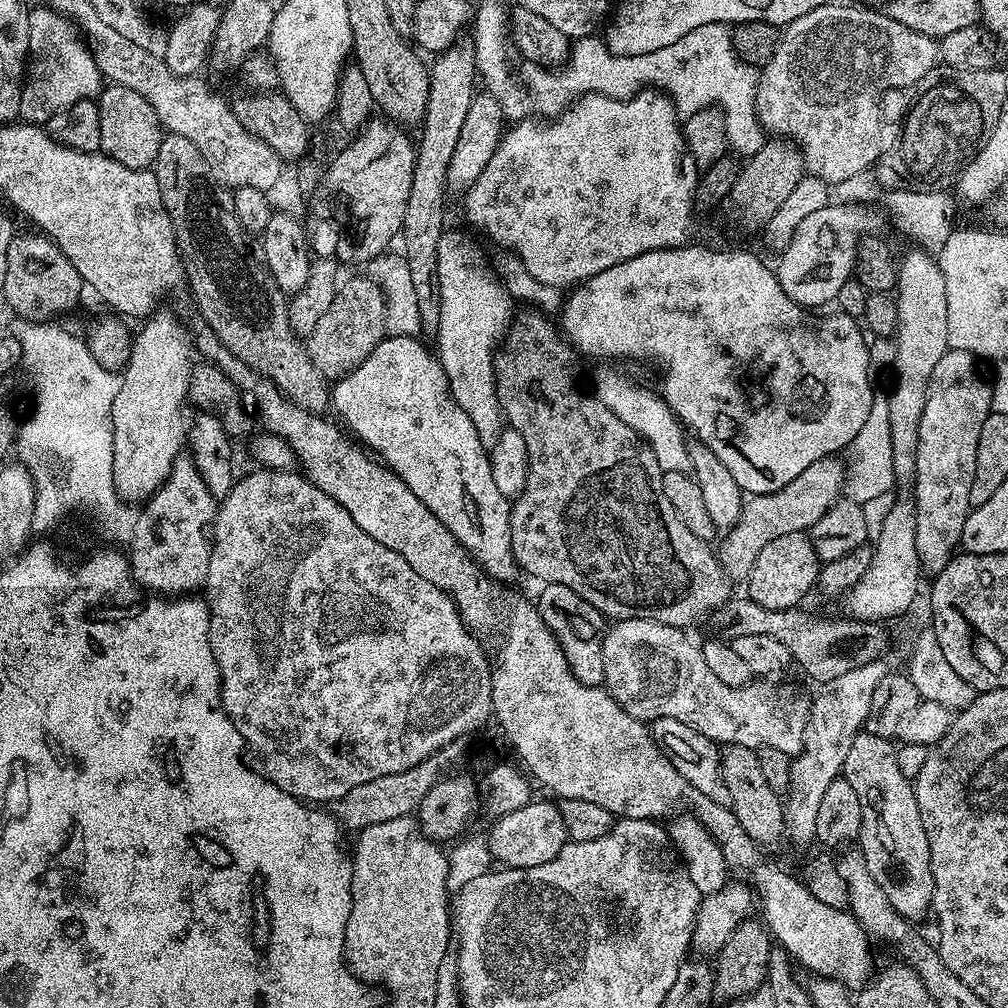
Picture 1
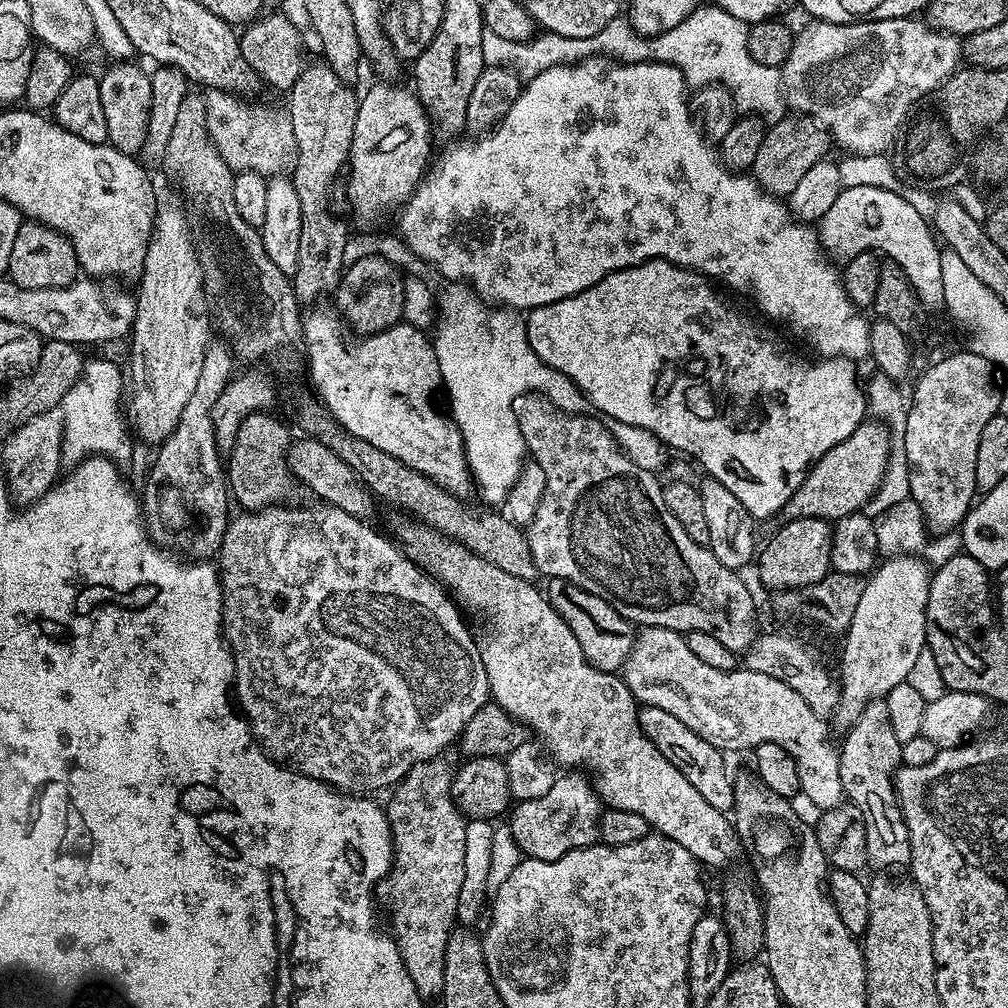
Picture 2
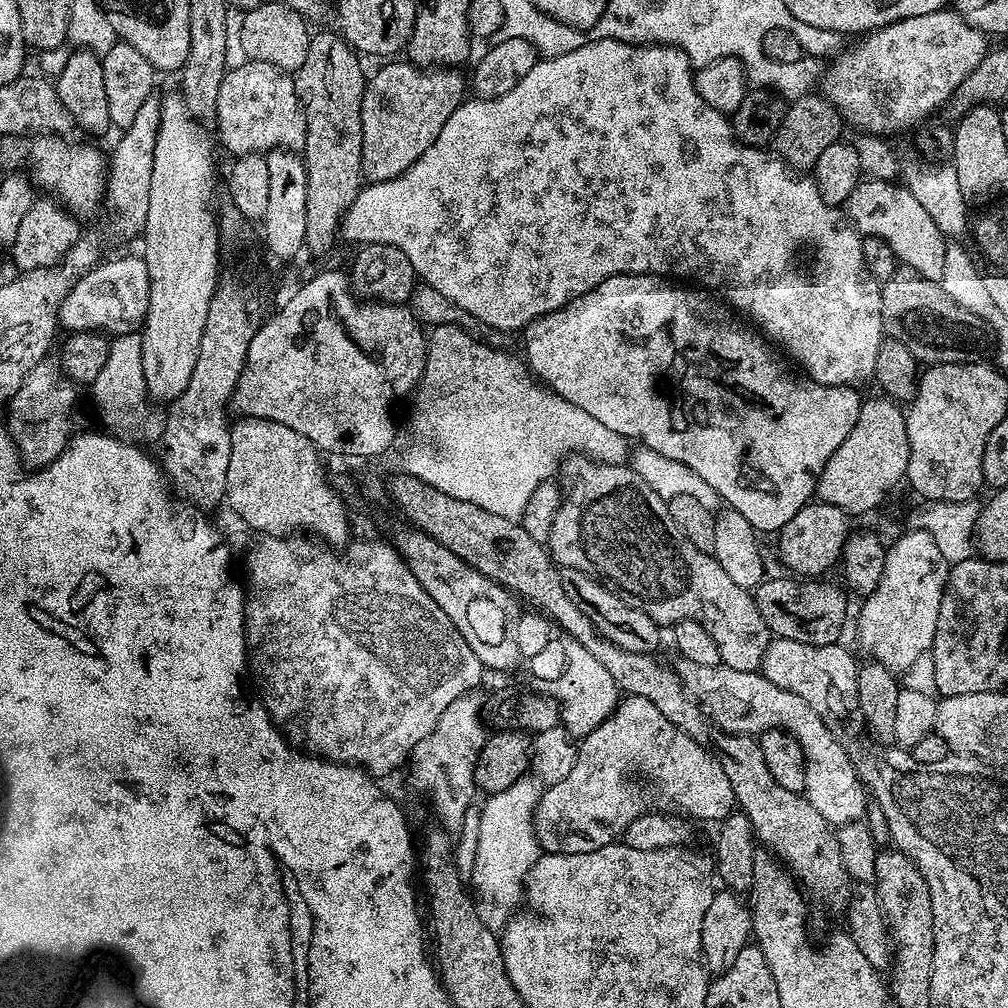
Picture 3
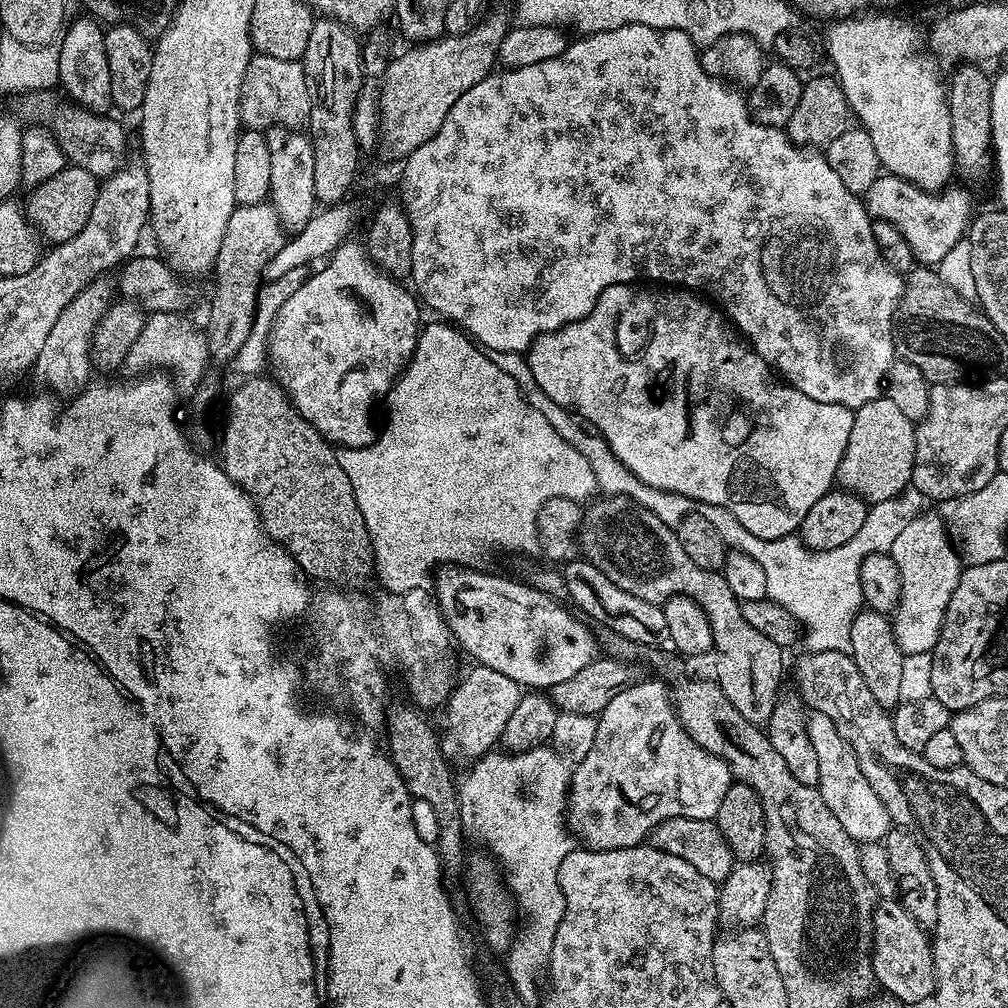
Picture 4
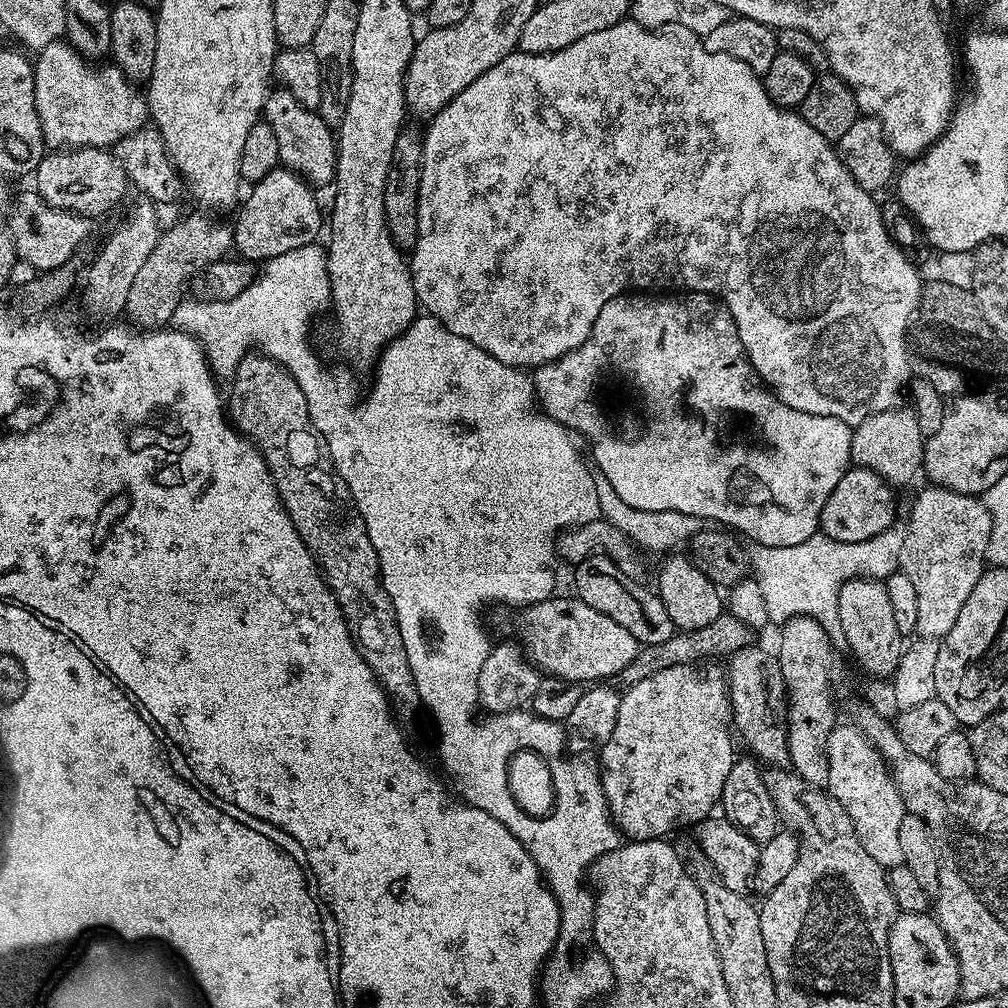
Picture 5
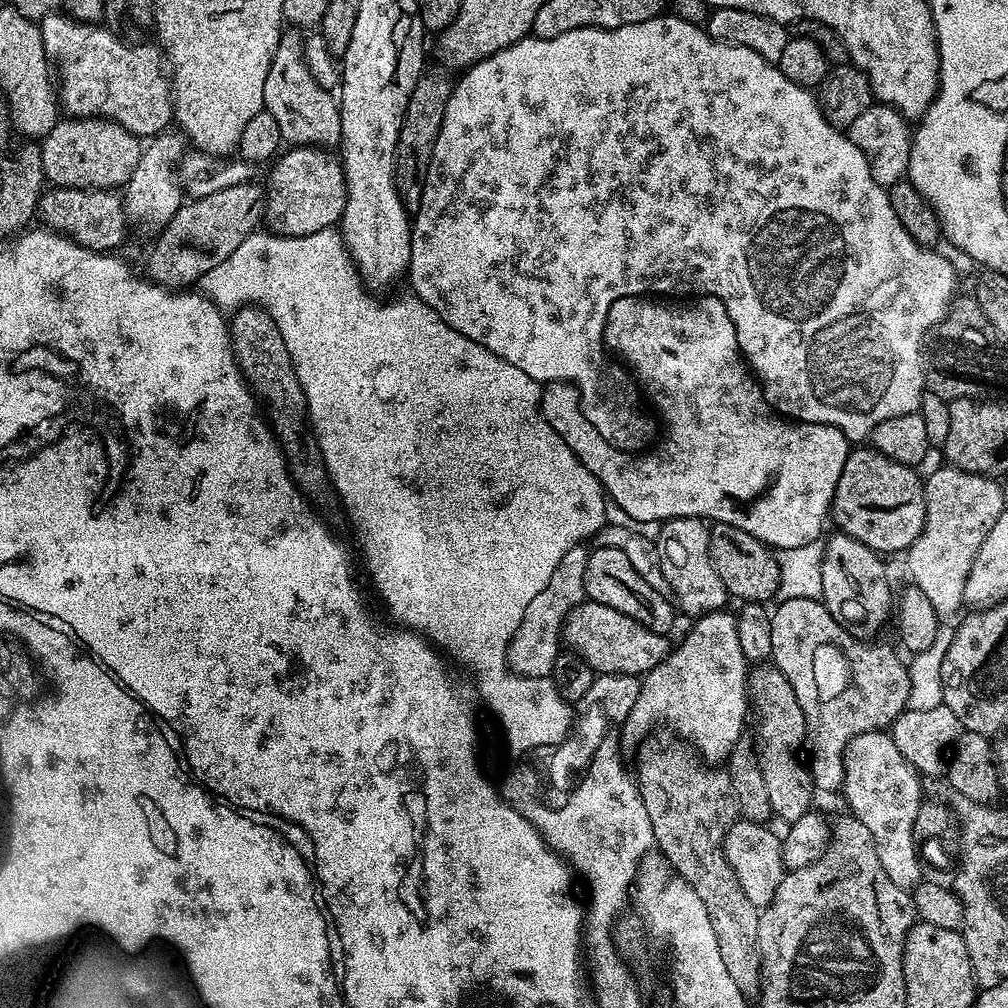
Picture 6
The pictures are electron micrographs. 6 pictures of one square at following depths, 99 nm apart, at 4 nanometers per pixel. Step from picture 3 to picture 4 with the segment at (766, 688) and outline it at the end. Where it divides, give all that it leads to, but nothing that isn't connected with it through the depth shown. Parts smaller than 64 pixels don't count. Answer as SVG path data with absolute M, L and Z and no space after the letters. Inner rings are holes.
M821 712L809 715L808 733L814 742L814 754L818 757L820 793L826 806L830 806L834 818L842 822L842 830L846 830L846 834L850 834L850 838L860 844L883 841L894 825L882 798L878 798L878 794L874 794L874 786L866 782L866 774L862 774L862 766L858 766L854 750L844 741L842 734L838 734L834 722Z

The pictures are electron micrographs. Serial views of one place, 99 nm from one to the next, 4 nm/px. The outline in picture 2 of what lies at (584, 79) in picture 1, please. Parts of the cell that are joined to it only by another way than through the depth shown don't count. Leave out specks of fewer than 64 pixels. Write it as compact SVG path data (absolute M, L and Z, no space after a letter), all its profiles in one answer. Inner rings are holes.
M710 2L694 9L682 22L678 22L678 26L657 36L639 36L627 19L617 18L588 38L566 38L544 30L522 44L495 38L485 38L482 42L485 65L511 66L524 78L537 76L542 74L542 70L550 70L559 64L575 64L577 60L586 60L590 56L611 58L625 64L660 61L674 65L683 74L685 83L694 90L703 85L723 84L732 92L737 113L761 114L768 126L777 124L786 115L781 69L763 68L754 62L748 49L748 28L734 18L734 14L716 8Z

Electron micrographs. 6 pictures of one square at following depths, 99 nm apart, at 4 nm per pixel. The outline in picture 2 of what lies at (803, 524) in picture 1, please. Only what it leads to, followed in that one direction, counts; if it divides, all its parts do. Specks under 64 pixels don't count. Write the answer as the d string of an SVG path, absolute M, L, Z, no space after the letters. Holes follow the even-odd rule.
M875 418L865 419L858 430L854 430L854 434L846 438L846 442L838 442L834 450L822 454L819 462L813 464L802 486L798 486L785 506L783 515L789 520L796 520L801 516L835 522L861 511L868 499L880 488L886 474L889 454L890 438L887 428Z

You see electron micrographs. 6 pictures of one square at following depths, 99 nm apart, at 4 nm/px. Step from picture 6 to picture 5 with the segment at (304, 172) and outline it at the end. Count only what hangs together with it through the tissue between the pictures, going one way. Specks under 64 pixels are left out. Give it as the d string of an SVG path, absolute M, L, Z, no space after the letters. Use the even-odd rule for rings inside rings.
M278 166L266 174L266 178L255 181L252 188L243 197L239 205L240 213L234 219L232 230L232 242L235 251L245 261L263 262L274 258L278 254L286 254L295 248L301 248L307 244L317 243L316 235L320 227L325 227L326 216L320 213L320 204L312 193L313 185L297 172L289 168Z

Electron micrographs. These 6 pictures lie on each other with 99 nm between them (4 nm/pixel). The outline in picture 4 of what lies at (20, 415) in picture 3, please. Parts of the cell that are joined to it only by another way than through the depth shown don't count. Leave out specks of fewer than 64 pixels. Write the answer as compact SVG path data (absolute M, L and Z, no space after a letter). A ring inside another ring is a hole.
M104 274L97 276L72 299L70 306L66 306L66 310L58 314L58 319L54 321L54 326L50 329L50 335L42 345L42 351L38 353L34 365L36 380L48 388L53 388L53 390L48 389L53 393L65 392L65 397L71 398L87 388L90 383L88 375L94 372L92 336L100 325L100 319L107 314L108 305L114 300L114 295L112 296L114 284L113 281L111 284L108 278Z

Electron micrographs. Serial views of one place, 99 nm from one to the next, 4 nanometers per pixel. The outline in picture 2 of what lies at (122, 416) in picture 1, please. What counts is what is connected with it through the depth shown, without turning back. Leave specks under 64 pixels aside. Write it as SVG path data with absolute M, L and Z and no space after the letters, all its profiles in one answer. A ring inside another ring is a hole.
M175 195L168 196L159 201L156 206L156 224L152 227L152 240L148 243L148 249L146 250L146 258L144 259L144 270L140 273L138 277L138 283L140 283L140 292L137 291L135 293L136 298L136 321L132 324L132 330L130 333L130 341L132 340L132 418L130 414L130 424L136 427L136 432L141 436L142 439L145 440L146 443L152 444L151 446L159 446L163 444L164 439L174 430L174 426L178 426L178 418L182 418L182 409L186 406L186 402L190 398L190 394L194 394L194 386L198 382L198 377L202 370L202 358L206 354L206 346L208 345L209 340L213 339L214 336L214 321L211 316L208 314L208 300L204 296L204 279L202 278L202 266L198 262L198 258L196 257L196 247L192 245L192 229L188 226L188 218L184 211L184 205L181 203L179 199Z

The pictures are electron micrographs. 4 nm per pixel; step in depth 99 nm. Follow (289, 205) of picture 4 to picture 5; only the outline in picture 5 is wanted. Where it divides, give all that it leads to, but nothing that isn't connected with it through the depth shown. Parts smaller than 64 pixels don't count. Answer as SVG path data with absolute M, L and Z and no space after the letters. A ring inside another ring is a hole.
M280 86L277 89L277 92L276 89L269 91L264 101L262 120L278 138L280 164L309 182L331 181L336 174L336 136L333 129L320 117L319 111L304 108L287 88Z

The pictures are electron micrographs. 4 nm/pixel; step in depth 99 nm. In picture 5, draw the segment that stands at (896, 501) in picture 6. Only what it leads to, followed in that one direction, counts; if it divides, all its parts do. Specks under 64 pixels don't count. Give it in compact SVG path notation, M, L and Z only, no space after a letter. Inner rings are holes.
M859 466L849 467L844 476L834 486L826 506L822 506L819 531L837 542L858 543L873 538L894 524L896 516L896 496L893 485L883 480L874 470Z

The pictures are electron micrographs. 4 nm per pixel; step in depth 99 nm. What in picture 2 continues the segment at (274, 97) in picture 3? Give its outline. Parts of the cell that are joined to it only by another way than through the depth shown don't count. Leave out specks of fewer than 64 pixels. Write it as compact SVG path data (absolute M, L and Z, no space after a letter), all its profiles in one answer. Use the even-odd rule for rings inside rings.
M217 88L207 89L203 93L204 109L206 110L206 126L218 154L230 166L233 173L237 172L257 172L266 178L291 174L296 169L298 162L298 142L294 138L292 123L288 120L287 111L276 108L255 108L248 104L247 99L241 98L234 92L223 92Z

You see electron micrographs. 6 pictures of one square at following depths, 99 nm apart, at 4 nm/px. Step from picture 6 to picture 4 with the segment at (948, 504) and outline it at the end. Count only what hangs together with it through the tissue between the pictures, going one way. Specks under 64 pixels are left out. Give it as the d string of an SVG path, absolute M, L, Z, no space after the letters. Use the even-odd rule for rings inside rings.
M921 514L914 518L910 526L903 528L903 533L895 539L890 555L898 566L898 574L902 582L900 601L891 617L892 633L898 646L905 656L912 654L931 653L932 647L938 642L940 631L946 618L946 606L950 606L950 594L958 587L958 578L962 571L962 557L954 547L953 537L939 515Z

